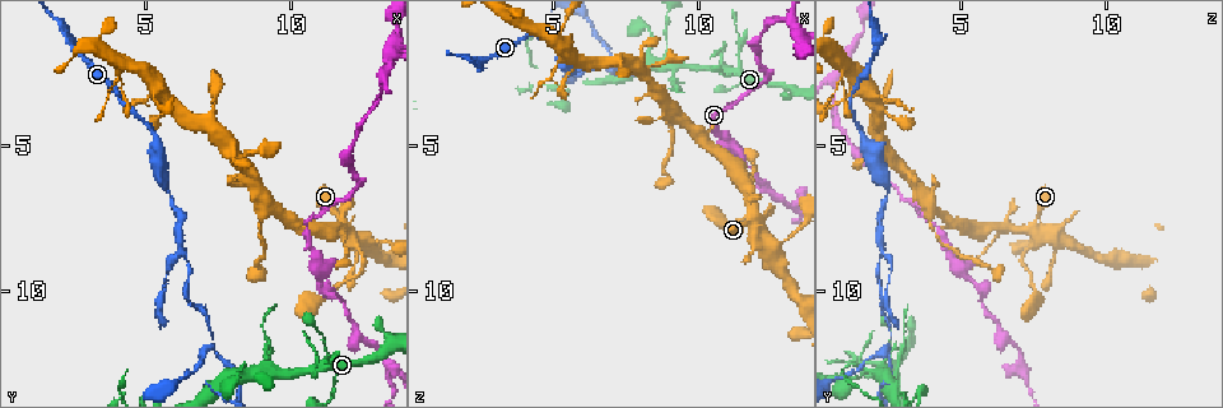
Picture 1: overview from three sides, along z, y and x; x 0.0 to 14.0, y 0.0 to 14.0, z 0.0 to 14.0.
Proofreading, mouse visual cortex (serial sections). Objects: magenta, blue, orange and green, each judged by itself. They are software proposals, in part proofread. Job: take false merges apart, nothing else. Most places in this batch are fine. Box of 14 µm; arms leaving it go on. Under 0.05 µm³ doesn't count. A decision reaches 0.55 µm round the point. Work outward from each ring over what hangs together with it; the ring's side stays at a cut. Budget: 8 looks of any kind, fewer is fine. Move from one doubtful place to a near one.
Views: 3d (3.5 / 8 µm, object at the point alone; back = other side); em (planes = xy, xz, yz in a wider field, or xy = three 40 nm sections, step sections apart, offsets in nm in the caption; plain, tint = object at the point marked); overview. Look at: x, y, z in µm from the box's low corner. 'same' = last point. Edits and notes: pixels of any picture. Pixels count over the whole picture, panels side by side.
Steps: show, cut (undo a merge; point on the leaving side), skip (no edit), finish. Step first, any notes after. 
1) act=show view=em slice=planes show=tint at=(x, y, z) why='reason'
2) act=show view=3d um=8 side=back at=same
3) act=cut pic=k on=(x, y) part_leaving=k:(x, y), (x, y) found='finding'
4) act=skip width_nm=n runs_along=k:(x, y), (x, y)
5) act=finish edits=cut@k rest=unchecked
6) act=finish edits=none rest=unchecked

act=show view=3d um=8 at=(11.1, 9.9, 5.8) why='sharp bend'

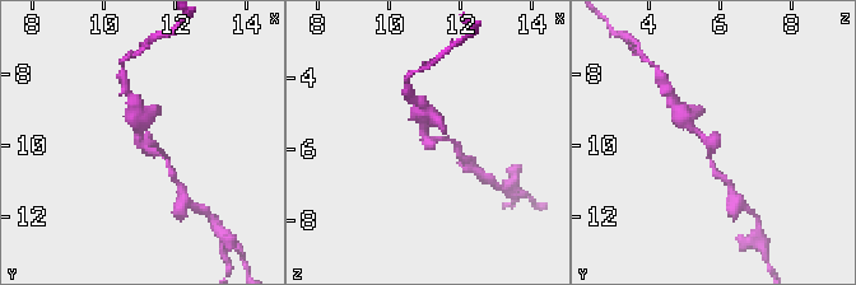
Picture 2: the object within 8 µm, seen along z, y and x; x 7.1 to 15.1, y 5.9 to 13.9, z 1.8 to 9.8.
act=show view=em slice=xy step=2 show=tint at=(11.1, 9.9, 5.7) arm_widths_nm=150,300 why='shape alone is not enough'

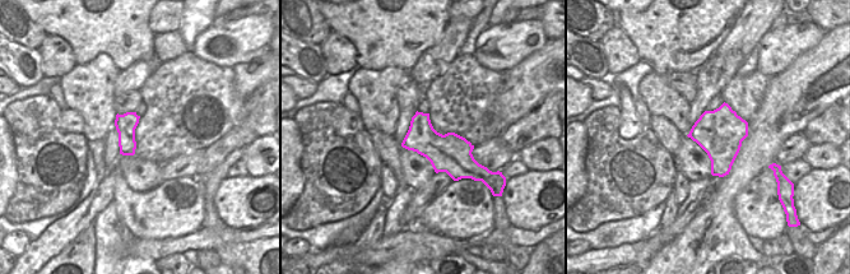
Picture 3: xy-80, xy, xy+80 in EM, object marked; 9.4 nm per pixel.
act=skip runs_along=2:(139, 120), (140, 143), (162, 154), (168, 167) found='all the same cell'

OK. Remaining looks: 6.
act=show view=3d um=8 at=(13.3, 12.5, 7.2) why='three arms meet'

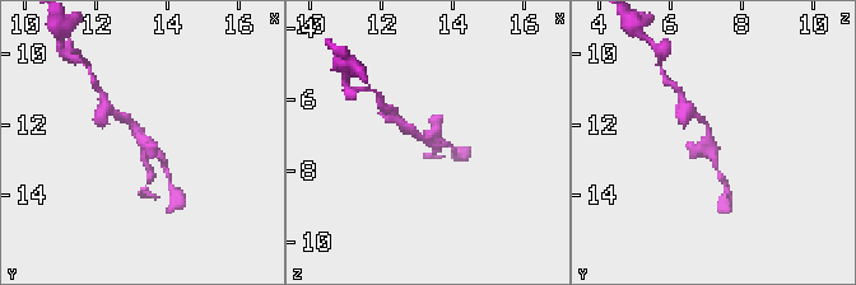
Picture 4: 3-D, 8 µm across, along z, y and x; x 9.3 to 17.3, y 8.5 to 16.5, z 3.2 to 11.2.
act=show view=em slice=xy step=5 show=tint at=(13.4, 12.4, 7.1) why='shape alone is not enough'

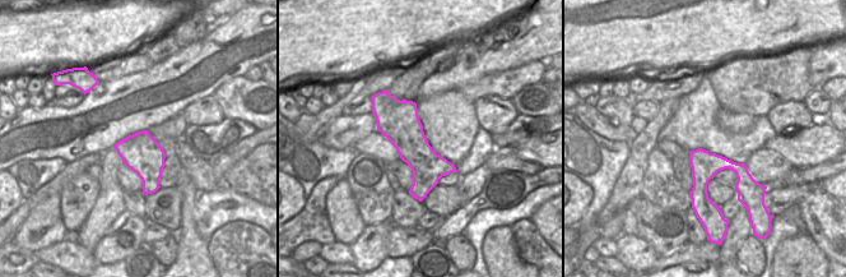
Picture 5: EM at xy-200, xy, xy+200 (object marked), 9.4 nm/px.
act=skip runs_along=4:(122, 115), (147, 145), (149, 173) found='continuous, no second cell'

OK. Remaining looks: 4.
act=show view=3d um=3.5 at=(9.2, 12.8, 2.2) why='four arms meet'

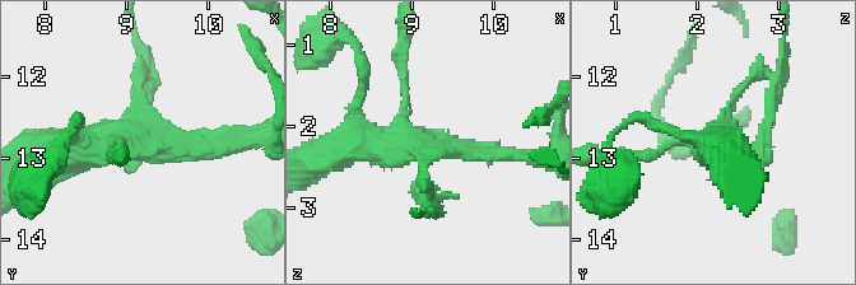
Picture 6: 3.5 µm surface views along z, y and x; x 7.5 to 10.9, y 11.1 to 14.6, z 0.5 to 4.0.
act=show view=em slice=xy step=1 show=tint at=(9.10, 12.80, 2.30)

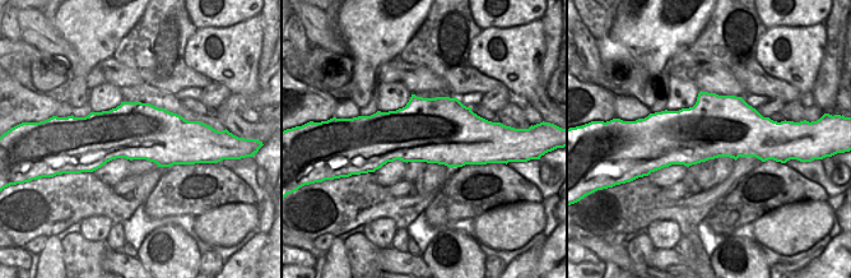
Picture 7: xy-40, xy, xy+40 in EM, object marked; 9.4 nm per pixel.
act=show view=em slice=xy step=3 show=tint at=same why='cut it another way'

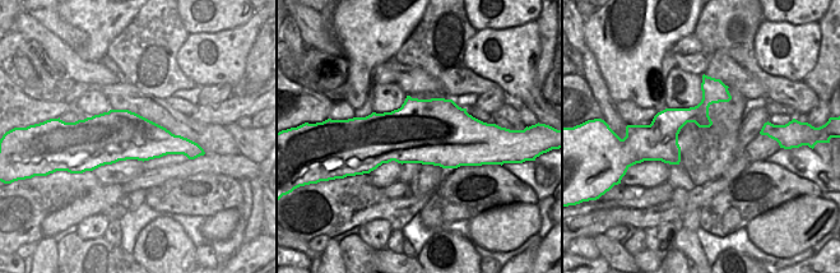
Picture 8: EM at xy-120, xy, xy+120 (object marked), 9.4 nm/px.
act=skip arm_widths_nm=100,150,200,450 runs_along=6:(224, 145), (110, 141), (55, 153) found='one cell here'

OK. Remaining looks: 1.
act=show view=3d um=3.5 at=(6.1, 8.5, 2.4) why='three-way junction'

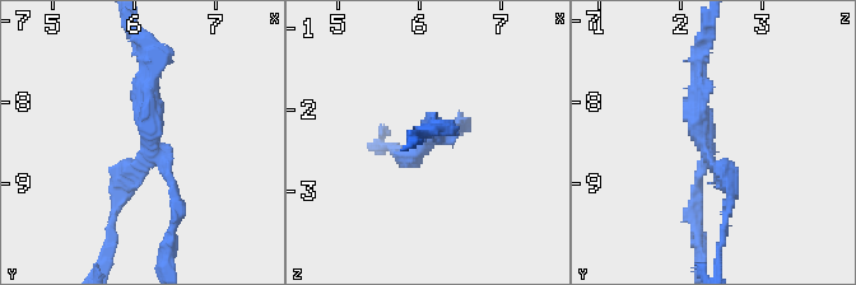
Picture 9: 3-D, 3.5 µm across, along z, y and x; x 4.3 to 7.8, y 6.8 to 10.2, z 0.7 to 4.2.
act=cut pic=9 on=(698, 202) arms=3 arm_widths_nm=200,200,250 part_leaving=9:(705, 163), (692, 210), (702, 261) found='two cells meet here'

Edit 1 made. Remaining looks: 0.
act=finish edits=cut@9 rest=unchecked

